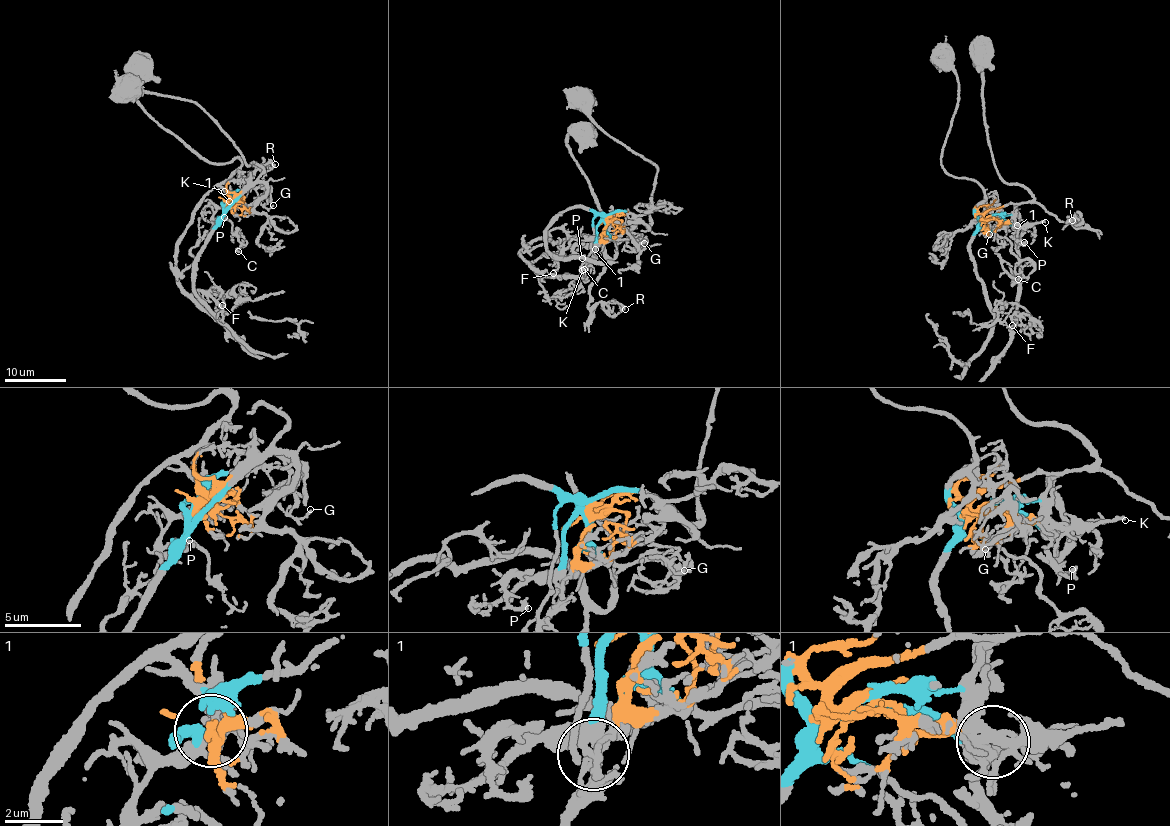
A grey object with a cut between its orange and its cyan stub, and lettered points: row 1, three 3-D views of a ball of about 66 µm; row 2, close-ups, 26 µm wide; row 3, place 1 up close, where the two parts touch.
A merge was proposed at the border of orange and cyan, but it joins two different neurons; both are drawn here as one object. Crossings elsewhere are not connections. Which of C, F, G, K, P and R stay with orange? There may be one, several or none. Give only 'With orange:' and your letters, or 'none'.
With orange: F, R

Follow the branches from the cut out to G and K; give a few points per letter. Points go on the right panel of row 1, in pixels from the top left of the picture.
G: (986, 218), (1005, 214), (1000, 210), (1003, 223), (991, 231), (989, 237), (990, 233)
K: (986, 218), (1026, 226), (1045, 223)

